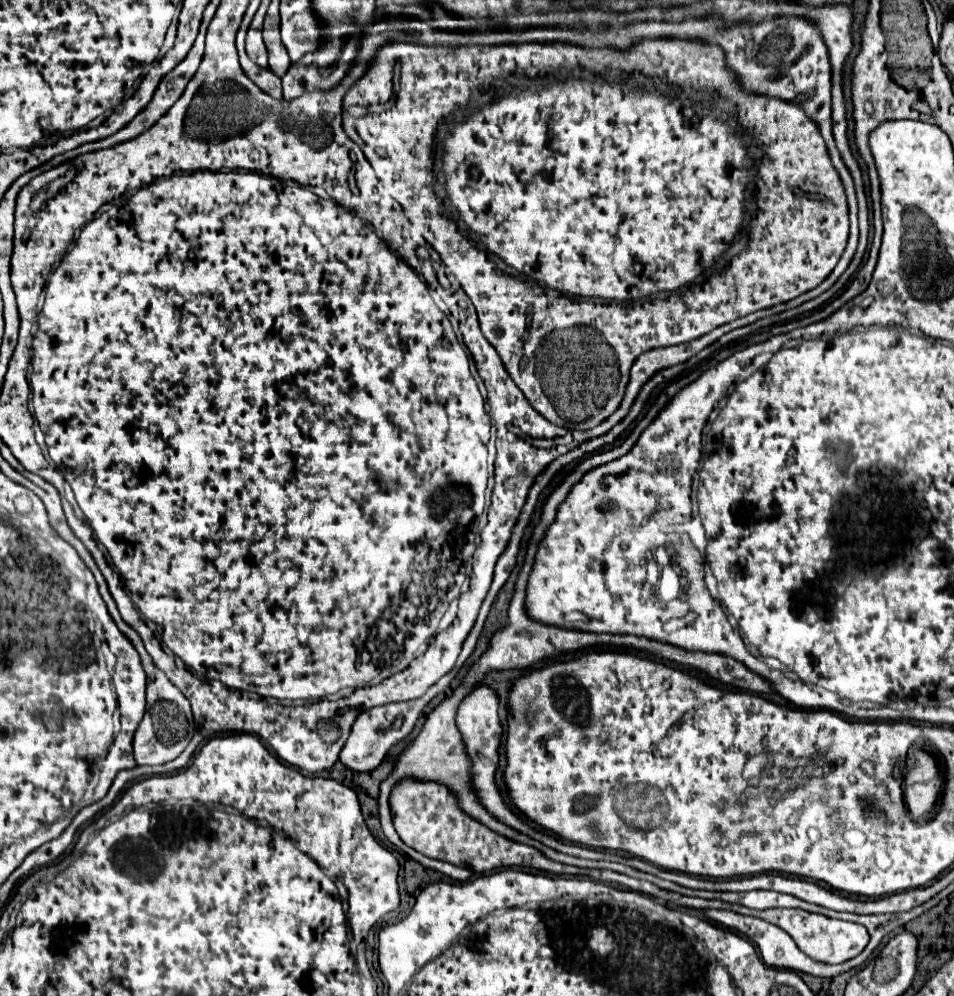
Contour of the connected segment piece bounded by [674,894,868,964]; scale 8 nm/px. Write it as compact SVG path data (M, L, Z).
M674 894L674 902L680 904L680 906L686 906L686 908L714 908L714 910L734 910L734 912L740 912L740 914L748 914L748 916L756 916L756 918L762 918L766 922L772 922L776 926L780 926L782 930L786 930L796 946L812 956L814 960L820 960L820 962L826 962L826 964L840 964L840 962L846 962L854 956L858 956L866 944L868 944L868 932L864 926L860 924L852 924L852 922L842 922L842 920L830 920L826 916L820 916L820 914L810 914L806 910L788 910L788 908L776 908L776 910L748 910L744 906L738 906L738 904L726 904L726 902L718 902L718 900L702 900L702 898L686 898L686 896L676 896Z

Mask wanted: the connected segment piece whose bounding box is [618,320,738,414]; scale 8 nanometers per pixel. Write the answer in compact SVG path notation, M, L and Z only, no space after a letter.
M734 320L734 322L730 322L730 324L724 324L724 326L708 332L706 336L696 338L696 340L686 342L686 344L680 344L680 346L676 346L676 348L656 348L656 350L652 350L652 352L644 352L644 354L636 360L636 364L632 366L630 384L628 384L628 388L626 388L626 396L624 396L624 400L622 400L622 404L620 404L618 410L622 410L622 412L628 414L630 406L634 404L634 400L636 400L636 396L638 396L638 392L640 392L640 388L642 388L656 372L686 362L688 358L692 358L694 354L698 354L700 350L704 350L706 346L710 346L712 342L716 342L720 336L724 336L726 332L730 332L730 330L734 330L734 328L738 328L738 320Z

